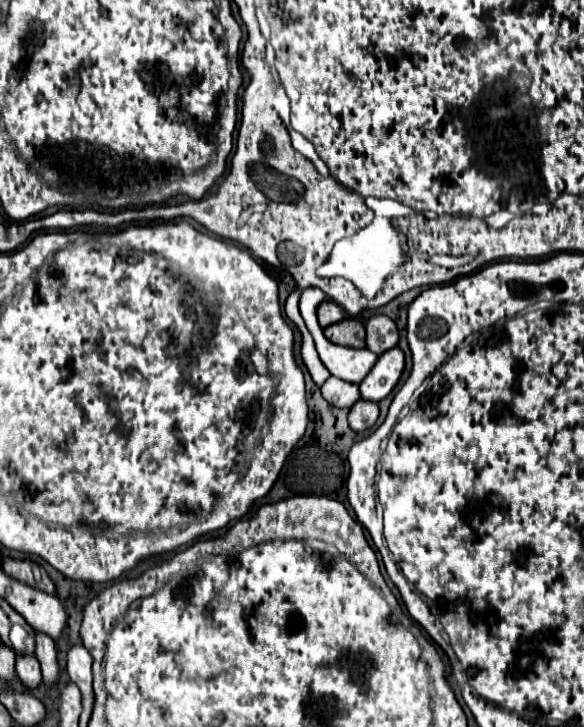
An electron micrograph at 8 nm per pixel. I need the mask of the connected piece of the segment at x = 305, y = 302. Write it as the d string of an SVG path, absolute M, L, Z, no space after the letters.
M306 288L300 294L300 314L316 342L316 350L320 354L322 364L330 370L332 376L360 384L360 380L364 380L378 356L368 348L348 348L332 344L324 336L316 320L316 306L310 306L310 300L326 300L326 294L320 288Z

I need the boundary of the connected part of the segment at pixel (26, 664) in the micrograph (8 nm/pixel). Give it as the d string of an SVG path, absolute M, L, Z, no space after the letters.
M18 654L16 656L16 672L18 672L20 680L24 682L24 686L28 686L28 688L36 688L42 682L40 662L36 660L34 654Z

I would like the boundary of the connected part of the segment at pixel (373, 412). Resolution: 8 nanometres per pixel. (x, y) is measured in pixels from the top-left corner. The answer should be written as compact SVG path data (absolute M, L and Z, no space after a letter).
M358 400L352 408L350 408L350 428L354 432L364 432L368 428L372 428L378 420L378 404L376 402L368 402L368 400Z

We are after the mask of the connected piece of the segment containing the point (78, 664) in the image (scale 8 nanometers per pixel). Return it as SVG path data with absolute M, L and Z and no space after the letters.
M76 642L68 648L68 676L78 684L82 692L82 708L92 708L94 692L92 692L92 656L82 642Z

